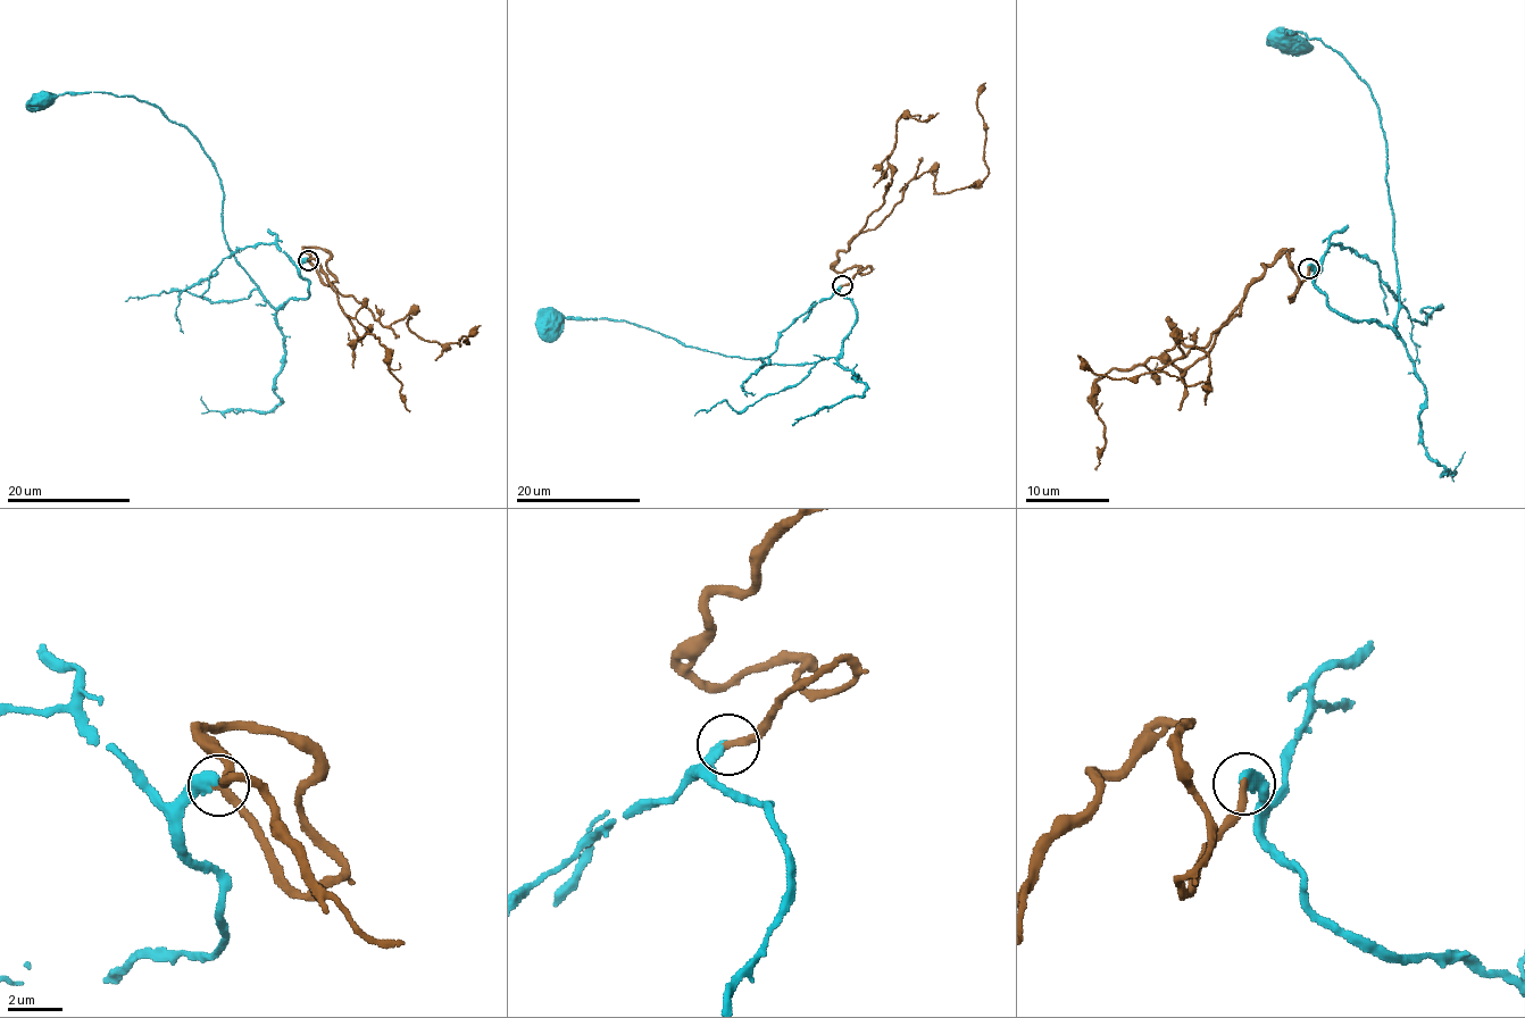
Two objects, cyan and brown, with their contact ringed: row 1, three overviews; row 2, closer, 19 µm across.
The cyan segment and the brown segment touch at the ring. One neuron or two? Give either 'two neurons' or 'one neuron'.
one neuron

